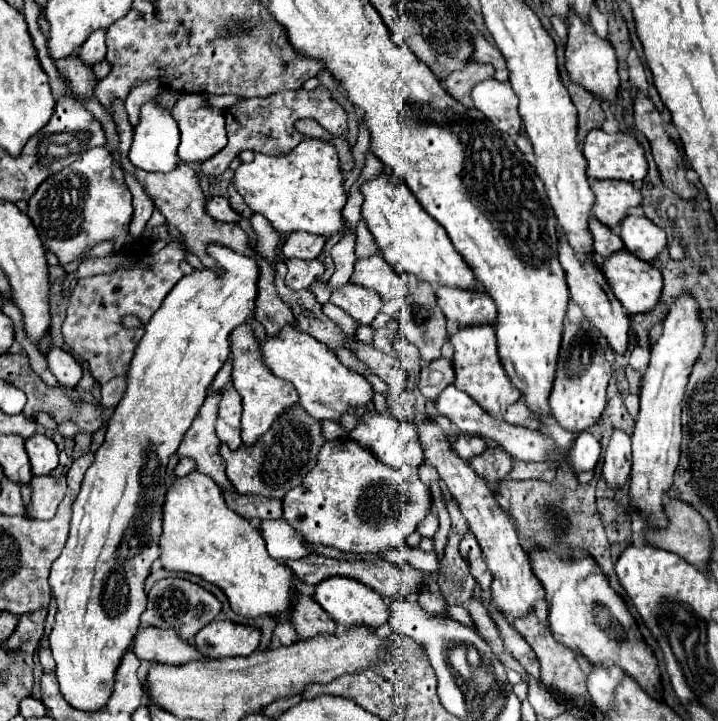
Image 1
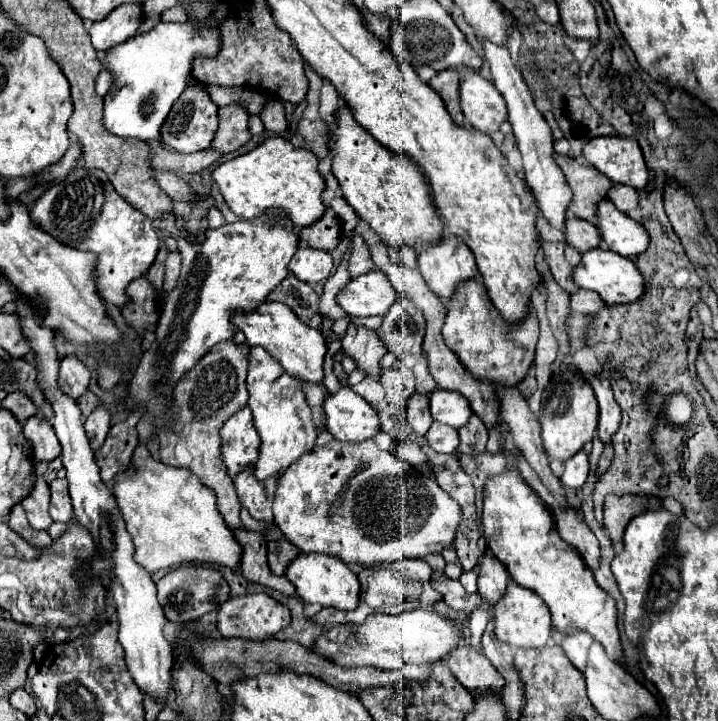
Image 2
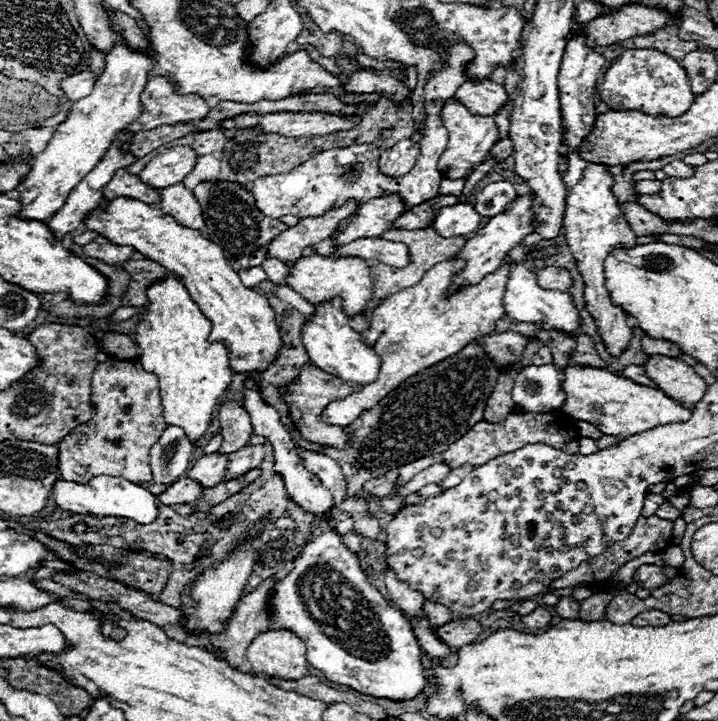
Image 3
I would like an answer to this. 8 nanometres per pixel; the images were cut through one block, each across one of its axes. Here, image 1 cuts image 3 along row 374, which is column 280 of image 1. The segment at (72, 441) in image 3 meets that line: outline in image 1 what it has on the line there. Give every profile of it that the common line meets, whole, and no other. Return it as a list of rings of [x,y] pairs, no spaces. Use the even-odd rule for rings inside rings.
[[[318,86],[314,90],[300,88],[292,92],[280,92],[268,98],[242,98],[224,110],[224,118],[228,144],[201,164],[201,170],[209,176],[221,175],[230,166],[230,162],[244,150],[254,150],[262,154],[288,154],[298,142],[304,140],[304,134],[300,134],[294,126],[300,118],[316,120],[332,136],[344,136],[348,132],[346,110],[332,98],[330,90],[324,86]]]

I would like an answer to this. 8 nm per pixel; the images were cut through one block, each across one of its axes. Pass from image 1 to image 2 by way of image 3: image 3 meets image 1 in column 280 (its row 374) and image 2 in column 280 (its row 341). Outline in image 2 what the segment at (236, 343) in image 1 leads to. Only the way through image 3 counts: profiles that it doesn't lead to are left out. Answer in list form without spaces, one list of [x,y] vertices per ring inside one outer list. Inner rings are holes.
[[[256,346],[250,350],[250,366],[248,366],[248,406],[254,416],[256,430],[262,438],[260,458],[256,462],[256,478],[268,480],[272,476],[280,476],[290,464],[300,460],[302,454],[310,452],[316,446],[316,426],[312,422],[310,406],[304,398],[302,386],[298,380],[288,376],[272,356]]]

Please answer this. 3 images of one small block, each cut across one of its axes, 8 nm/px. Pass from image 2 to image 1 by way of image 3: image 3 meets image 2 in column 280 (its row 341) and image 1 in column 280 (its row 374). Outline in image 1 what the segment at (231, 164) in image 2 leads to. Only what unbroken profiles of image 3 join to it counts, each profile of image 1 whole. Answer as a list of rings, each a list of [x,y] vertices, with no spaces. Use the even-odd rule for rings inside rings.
[[[304,138],[284,156],[256,154],[250,164],[240,164],[234,172],[234,186],[246,204],[264,214],[278,232],[304,230],[310,234],[332,236],[344,228],[342,208],[346,204],[344,178],[338,154],[330,142]]]

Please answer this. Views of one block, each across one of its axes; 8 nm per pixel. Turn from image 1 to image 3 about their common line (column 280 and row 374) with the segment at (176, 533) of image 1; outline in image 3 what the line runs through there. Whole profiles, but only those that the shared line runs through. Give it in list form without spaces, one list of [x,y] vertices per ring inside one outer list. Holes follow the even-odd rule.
[[[568,366],[564,370],[562,388],[566,392],[566,402],[562,406],[562,412],[570,414],[574,420],[584,420],[584,422],[594,424],[598,430],[602,430],[608,436],[628,438],[628,436],[646,432],[654,426],[690,420],[692,416],[692,410],[682,408],[672,398],[668,398],[662,390],[636,384],[608,370]]]

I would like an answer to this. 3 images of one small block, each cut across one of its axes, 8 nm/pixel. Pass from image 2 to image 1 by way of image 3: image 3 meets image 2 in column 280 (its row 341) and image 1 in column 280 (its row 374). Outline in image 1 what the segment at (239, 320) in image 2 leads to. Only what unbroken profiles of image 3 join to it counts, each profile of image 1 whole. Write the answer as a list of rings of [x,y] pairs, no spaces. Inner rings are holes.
[[[286,326],[278,336],[262,338],[260,346],[264,352],[264,362],[270,368],[270,372],[294,384],[294,388],[300,394],[300,404],[316,420],[338,422],[342,414],[356,410],[360,406],[366,406],[374,396],[374,390],[364,376],[348,370],[334,356],[336,352],[332,348],[316,342],[306,332]]]

